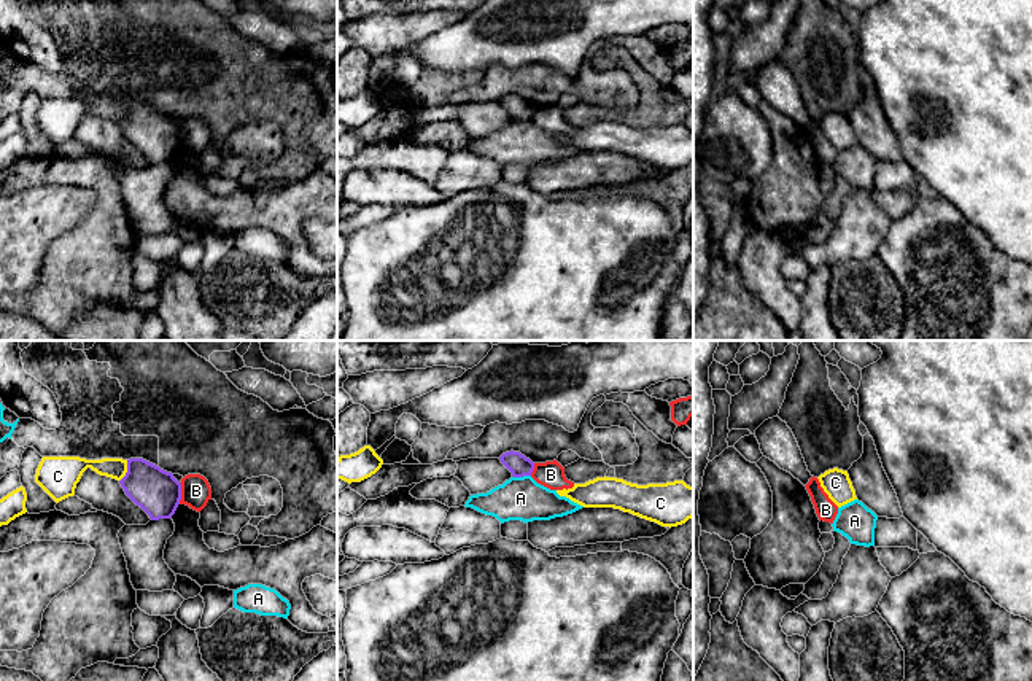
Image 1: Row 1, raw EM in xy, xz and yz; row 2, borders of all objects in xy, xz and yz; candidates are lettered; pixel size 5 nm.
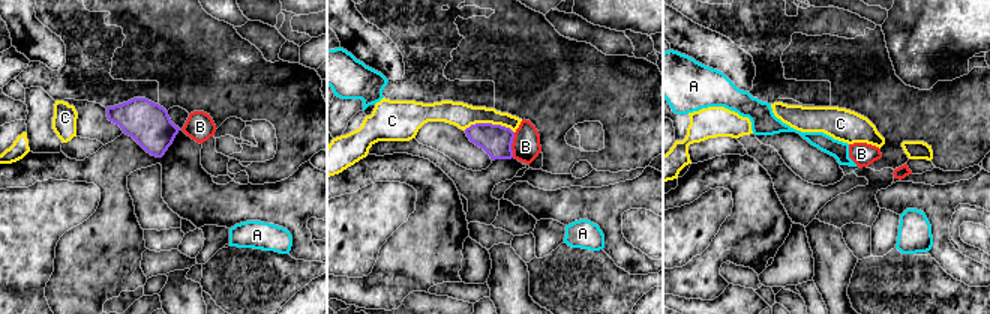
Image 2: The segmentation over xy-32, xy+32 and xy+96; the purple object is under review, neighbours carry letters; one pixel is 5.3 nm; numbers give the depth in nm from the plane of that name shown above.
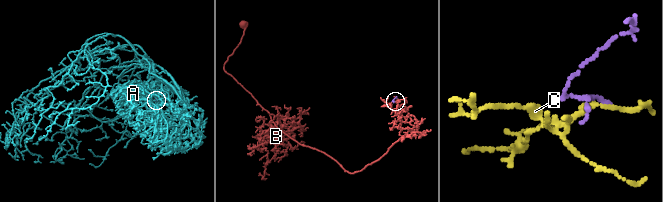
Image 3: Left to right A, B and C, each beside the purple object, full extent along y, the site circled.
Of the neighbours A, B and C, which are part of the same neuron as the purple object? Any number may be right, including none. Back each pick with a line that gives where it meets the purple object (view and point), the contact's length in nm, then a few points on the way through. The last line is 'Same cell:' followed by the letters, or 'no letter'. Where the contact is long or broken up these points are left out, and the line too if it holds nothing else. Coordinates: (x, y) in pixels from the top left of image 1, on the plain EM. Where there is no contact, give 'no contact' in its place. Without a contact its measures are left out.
Same cell: no letter

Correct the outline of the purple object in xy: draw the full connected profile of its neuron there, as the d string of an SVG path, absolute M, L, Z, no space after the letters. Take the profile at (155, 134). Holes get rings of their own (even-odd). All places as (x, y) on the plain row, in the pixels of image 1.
M143 102L127 103L127 116L119 127L151 164L170 162L181 143L181 127L173 118Z

